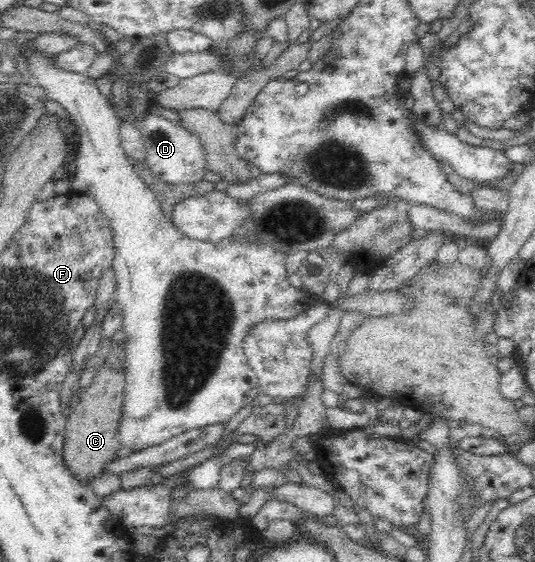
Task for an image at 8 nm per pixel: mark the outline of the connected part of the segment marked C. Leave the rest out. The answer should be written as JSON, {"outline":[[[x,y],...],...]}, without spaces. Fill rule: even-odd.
{"outline":[[[104,363],[98,367],[91,385],[82,389],[82,395],[76,407],[67,410],[66,439],[63,459],[69,470],[83,484],[87,479],[104,471],[104,463],[115,458],[115,452],[122,448],[117,440],[117,422],[120,420],[124,402],[126,371],[114,369]]]}

